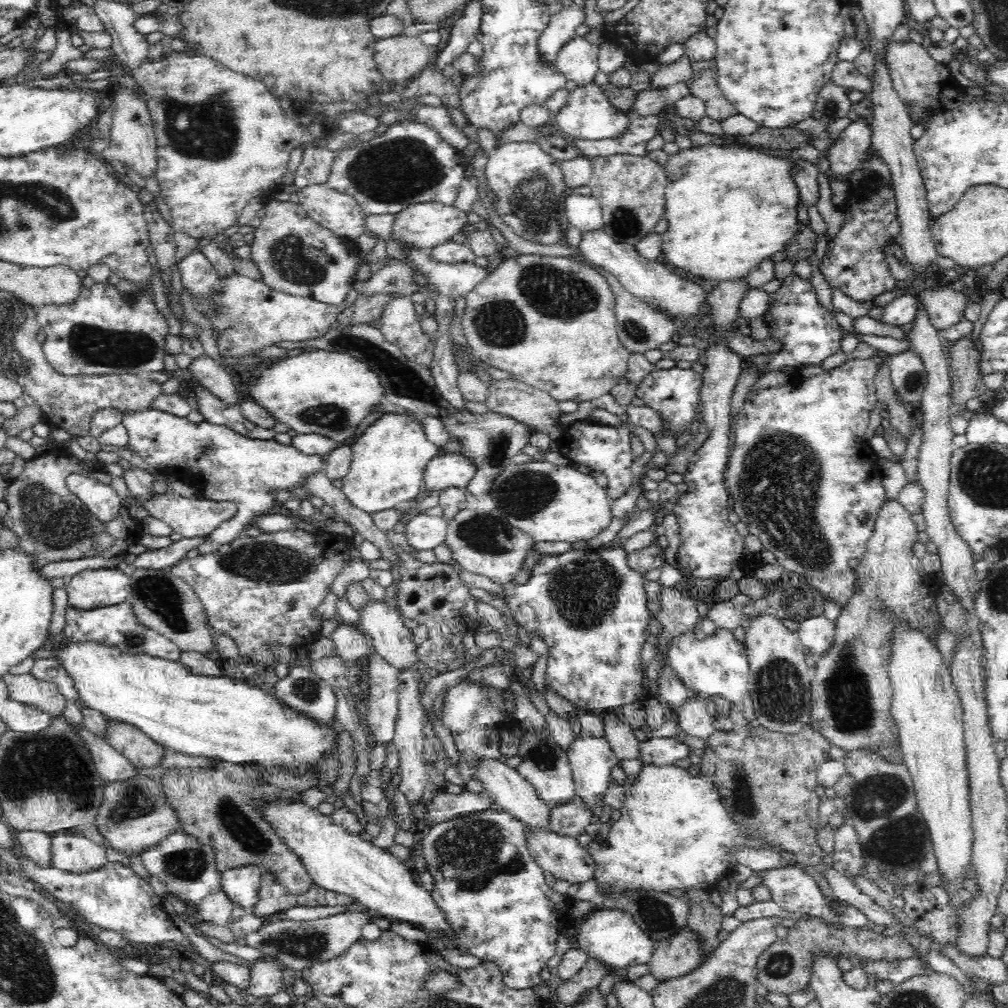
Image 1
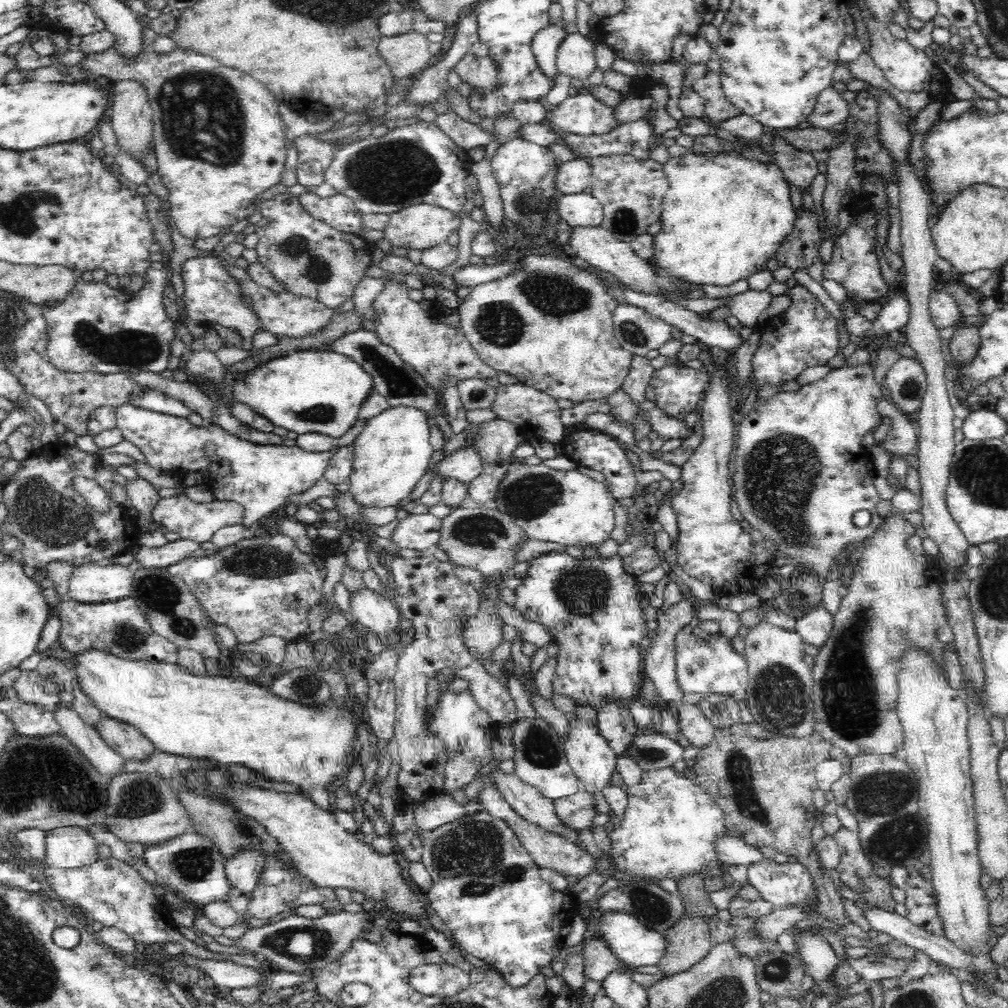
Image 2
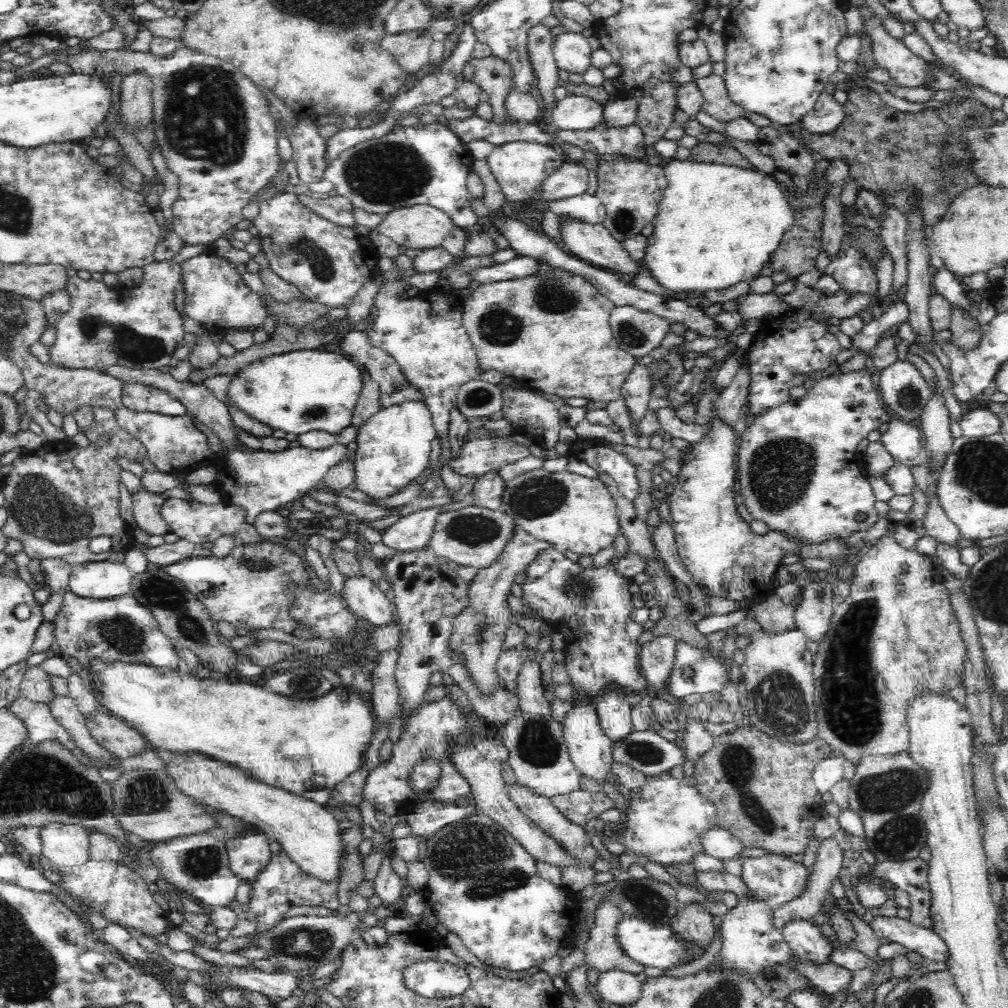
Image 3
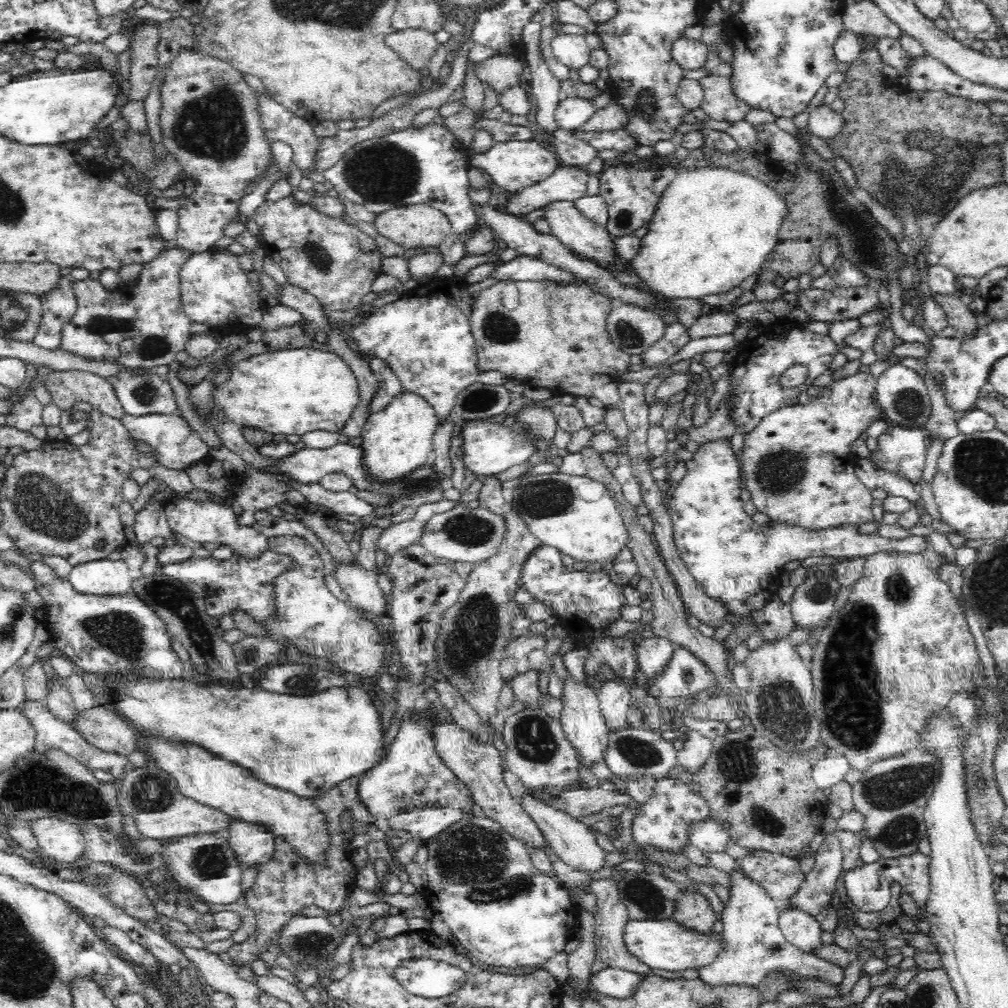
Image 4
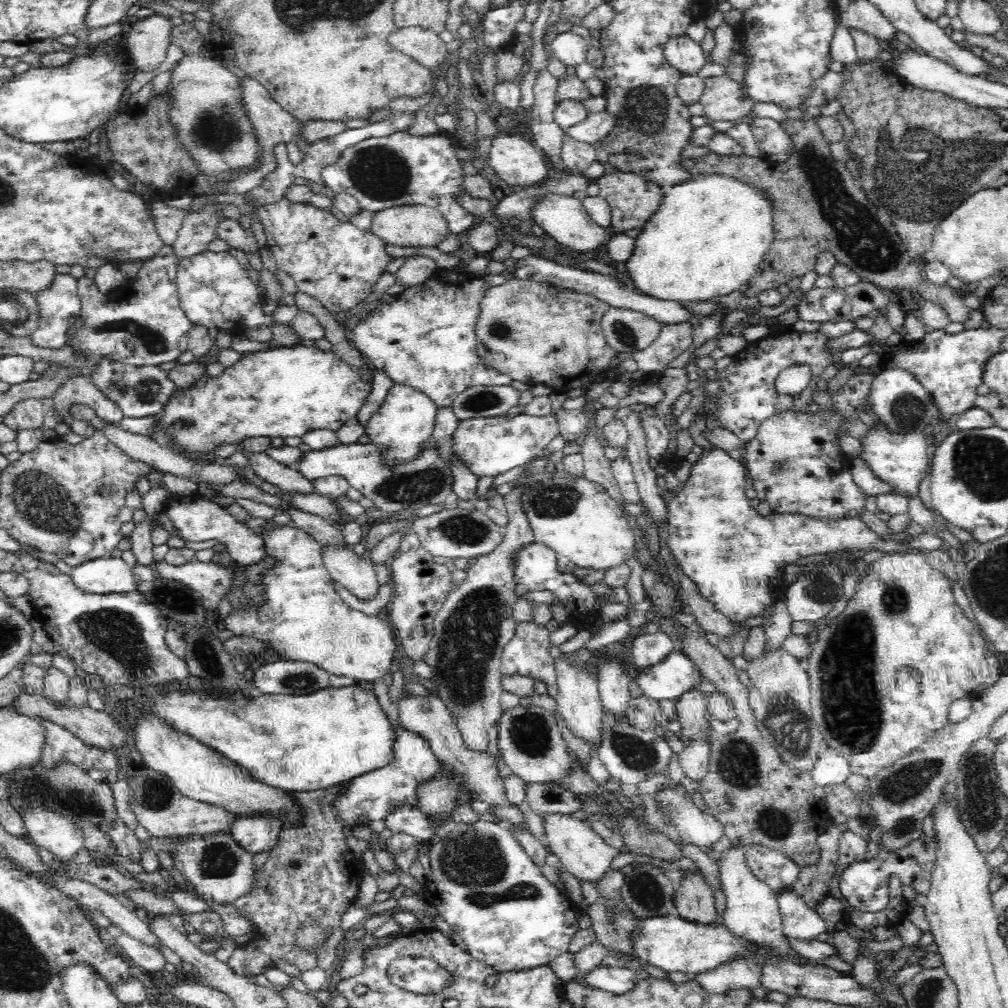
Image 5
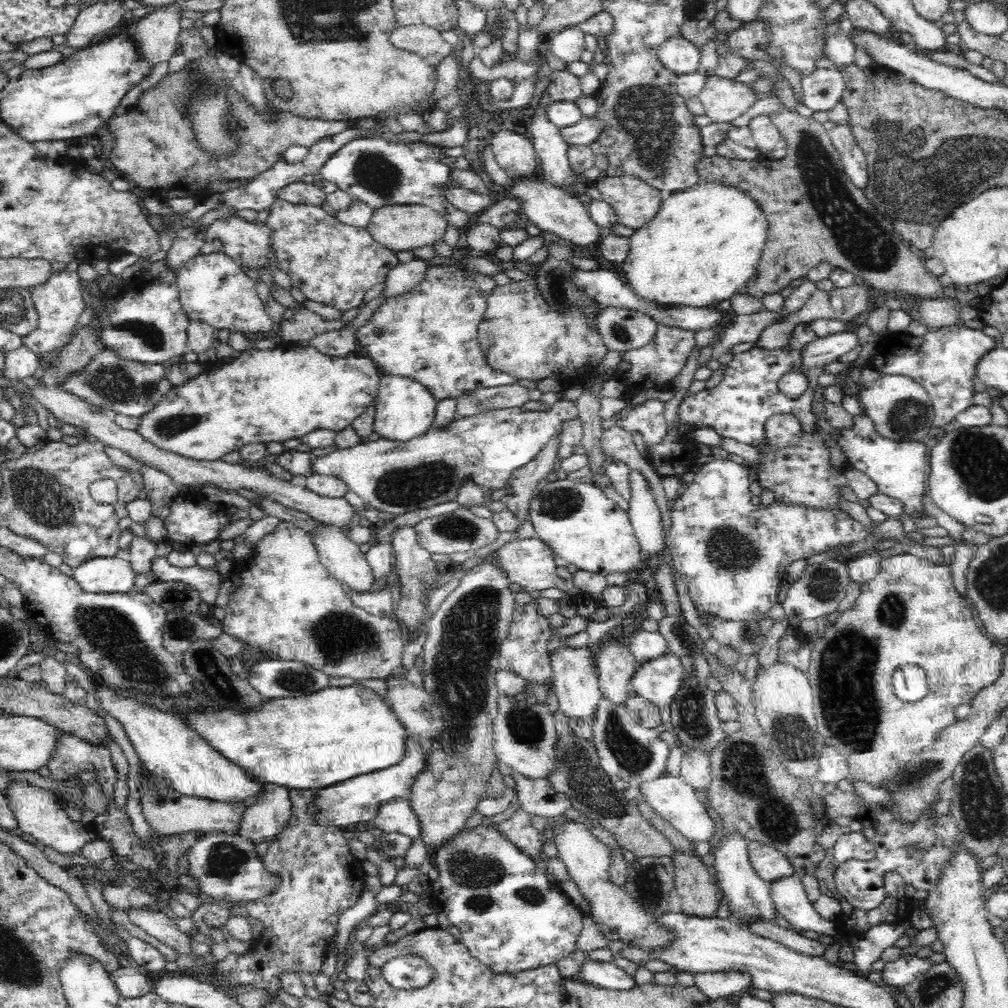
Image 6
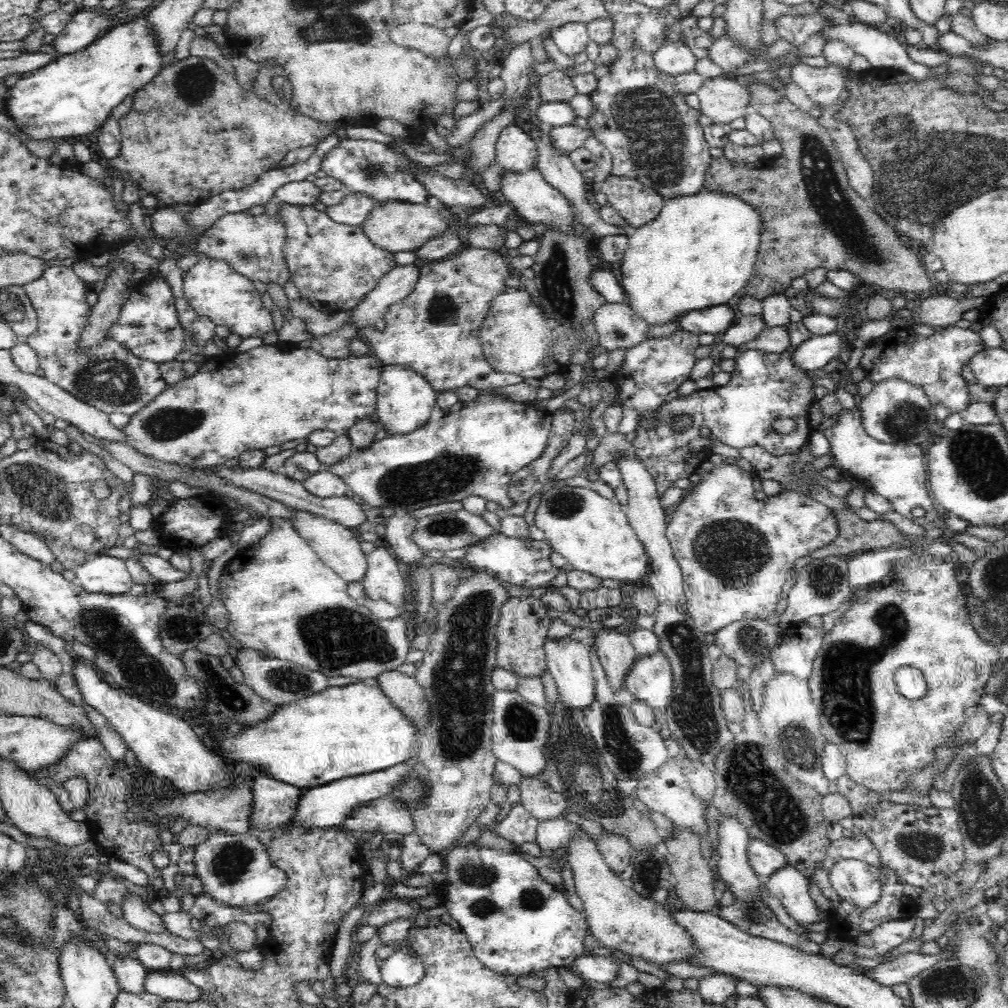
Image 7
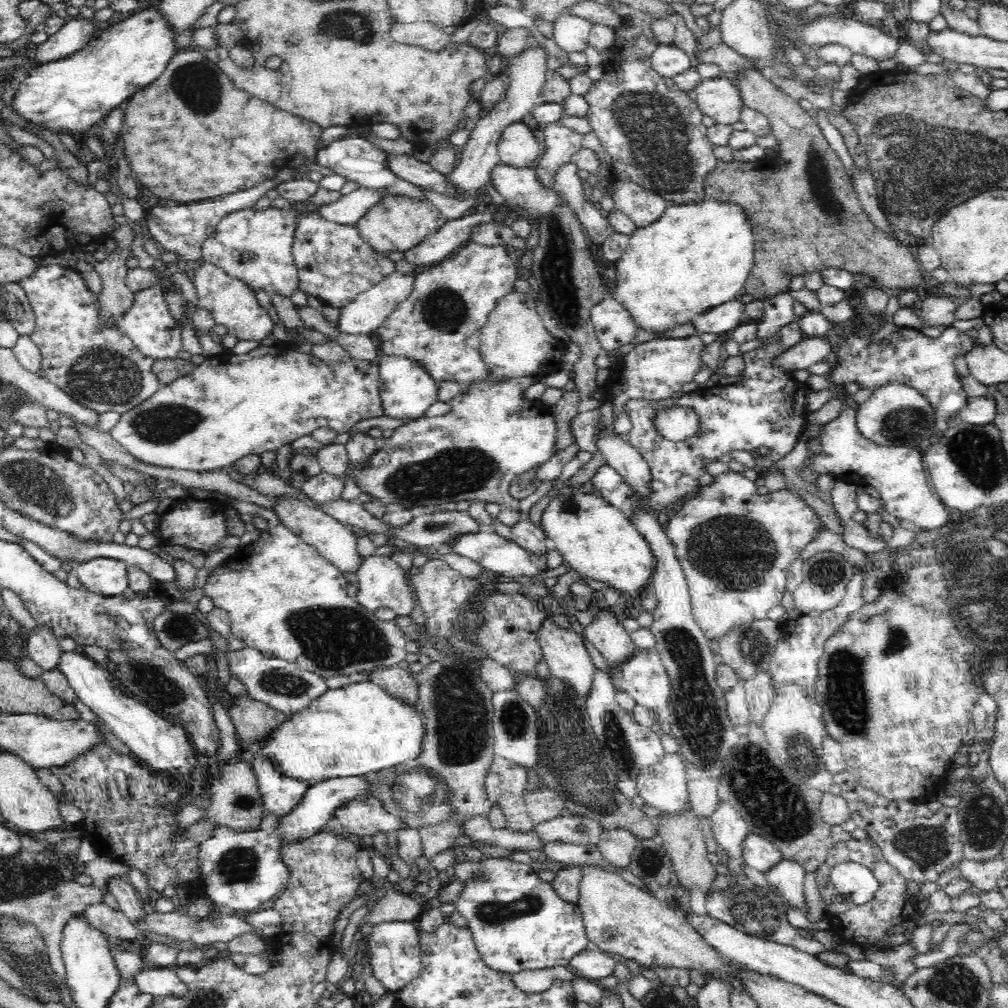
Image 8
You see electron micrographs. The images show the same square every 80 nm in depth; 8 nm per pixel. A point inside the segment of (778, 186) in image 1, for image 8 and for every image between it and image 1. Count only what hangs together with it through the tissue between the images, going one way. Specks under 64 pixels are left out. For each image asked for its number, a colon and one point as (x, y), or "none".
2: (723, 217)
3: (717, 224)
4: (713, 229)
5: (711, 231)
6: (703, 246)
7: (700, 251)
8: (698, 255)

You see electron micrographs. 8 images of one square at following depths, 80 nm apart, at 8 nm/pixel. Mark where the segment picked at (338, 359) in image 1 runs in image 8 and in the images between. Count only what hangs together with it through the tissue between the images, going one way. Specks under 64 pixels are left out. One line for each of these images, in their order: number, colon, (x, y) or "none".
2: (317, 390)
3: (303, 390)
4: (293, 391)
5: (282, 392)
6: (264, 395)
7: (263, 397)
8: (229, 406)

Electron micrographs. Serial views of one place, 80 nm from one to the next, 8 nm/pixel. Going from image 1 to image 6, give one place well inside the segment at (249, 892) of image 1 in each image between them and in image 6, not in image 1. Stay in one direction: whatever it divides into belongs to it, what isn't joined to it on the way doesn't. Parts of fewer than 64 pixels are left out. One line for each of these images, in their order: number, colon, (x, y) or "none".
2: (244, 870)
3: (248, 855)
4: (253, 845)
5: (255, 834)
6: (266, 817)

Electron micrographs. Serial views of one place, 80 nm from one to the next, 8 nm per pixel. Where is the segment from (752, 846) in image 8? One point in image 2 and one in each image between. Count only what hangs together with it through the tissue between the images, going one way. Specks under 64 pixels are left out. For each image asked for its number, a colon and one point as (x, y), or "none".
2: (777, 881)
3: (775, 879)
4: (781, 876)
5: (775, 869)
6: (770, 864)
7: (765, 859)

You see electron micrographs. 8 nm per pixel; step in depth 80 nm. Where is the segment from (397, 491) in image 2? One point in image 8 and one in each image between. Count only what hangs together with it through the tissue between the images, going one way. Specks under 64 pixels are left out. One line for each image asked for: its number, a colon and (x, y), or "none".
3: (393, 447)
4: (398, 439)
5: (401, 429)
6: (405, 409)
7: (404, 400)
8: (407, 390)

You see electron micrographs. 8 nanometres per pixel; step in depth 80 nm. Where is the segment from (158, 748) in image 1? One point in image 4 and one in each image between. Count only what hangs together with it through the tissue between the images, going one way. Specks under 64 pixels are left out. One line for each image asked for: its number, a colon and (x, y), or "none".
2: (124, 739)
3: (123, 741)
4: (103, 729)

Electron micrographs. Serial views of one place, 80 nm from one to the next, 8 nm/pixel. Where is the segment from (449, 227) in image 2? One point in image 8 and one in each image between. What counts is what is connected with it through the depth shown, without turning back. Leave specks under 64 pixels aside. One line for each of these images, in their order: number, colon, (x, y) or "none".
3: (422, 226)
4: (412, 226)
5: (410, 225)
6: (397, 227)
7: (397, 226)
8: (396, 224)

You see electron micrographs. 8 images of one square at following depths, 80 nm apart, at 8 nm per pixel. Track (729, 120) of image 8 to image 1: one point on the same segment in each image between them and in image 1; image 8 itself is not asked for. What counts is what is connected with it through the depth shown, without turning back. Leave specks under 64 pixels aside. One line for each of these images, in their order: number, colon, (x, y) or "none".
1: (704, 86)
2: (718, 108)
3: (716, 102)
4: (719, 102)
5: (722, 100)
6: (723, 99)
7: (724, 98)

